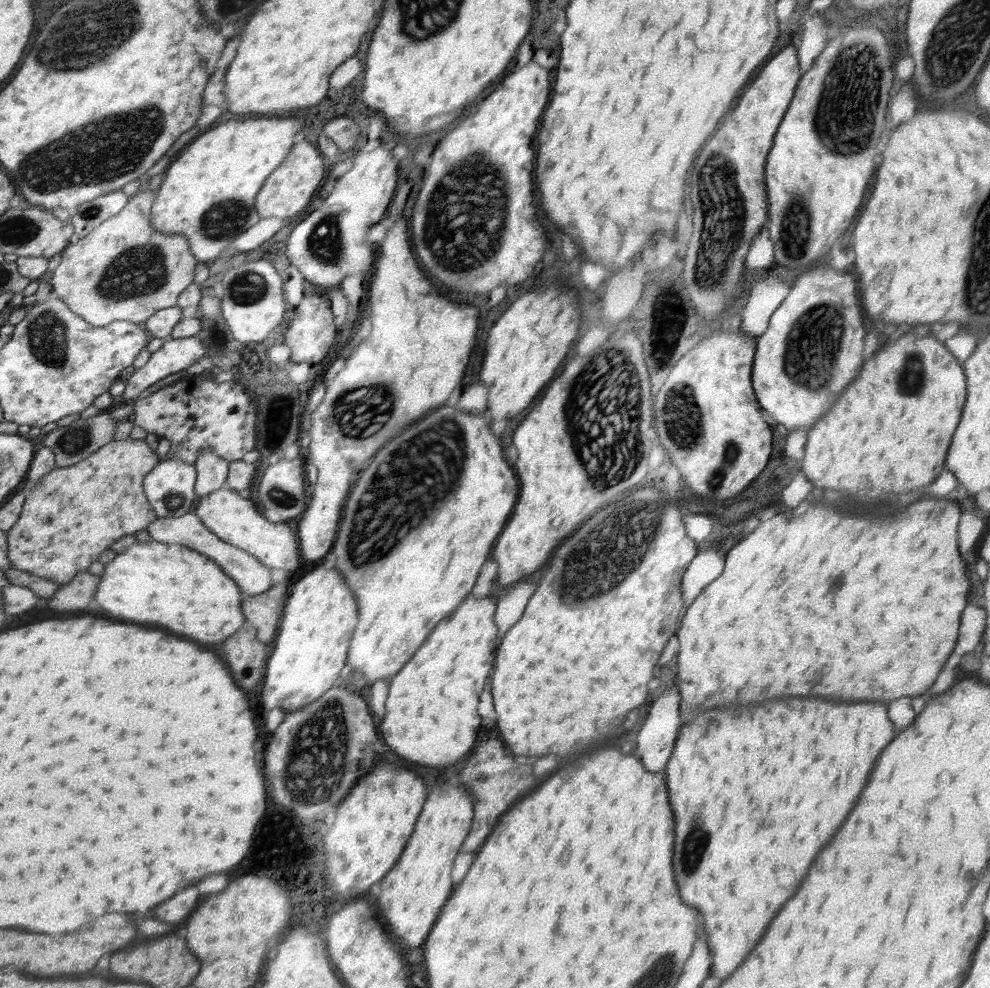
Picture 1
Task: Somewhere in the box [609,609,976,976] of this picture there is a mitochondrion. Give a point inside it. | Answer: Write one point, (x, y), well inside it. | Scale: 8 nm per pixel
(697, 841)

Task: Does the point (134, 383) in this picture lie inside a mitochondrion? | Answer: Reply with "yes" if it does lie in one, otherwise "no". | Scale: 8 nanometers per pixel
no

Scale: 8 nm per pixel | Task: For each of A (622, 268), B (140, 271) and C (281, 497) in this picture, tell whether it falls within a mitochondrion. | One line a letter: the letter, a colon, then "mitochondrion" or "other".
A: other
B: mitochondrion
C: mitochondrion

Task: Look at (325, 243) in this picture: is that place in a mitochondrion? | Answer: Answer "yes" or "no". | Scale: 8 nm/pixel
yes

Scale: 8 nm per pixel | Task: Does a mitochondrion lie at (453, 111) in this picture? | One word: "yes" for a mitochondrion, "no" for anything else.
no

